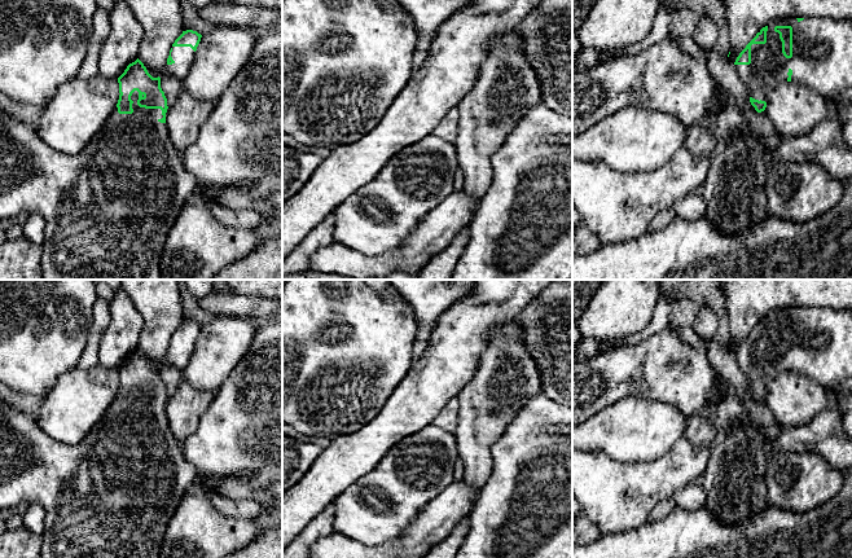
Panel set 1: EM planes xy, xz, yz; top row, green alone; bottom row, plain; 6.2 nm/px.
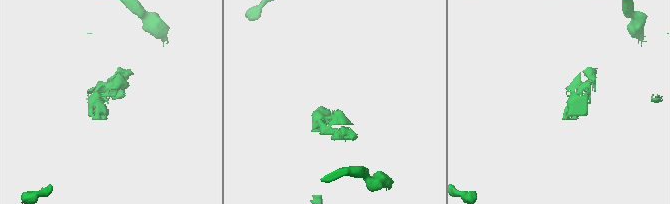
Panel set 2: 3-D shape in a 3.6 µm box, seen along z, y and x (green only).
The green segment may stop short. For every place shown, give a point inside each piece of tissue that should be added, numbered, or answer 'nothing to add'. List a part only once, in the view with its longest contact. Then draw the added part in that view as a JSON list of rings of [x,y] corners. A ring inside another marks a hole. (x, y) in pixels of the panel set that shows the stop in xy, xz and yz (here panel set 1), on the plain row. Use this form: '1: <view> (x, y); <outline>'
1: xy (112, 495); [[[137,381],[132,383],[131,390],[133,391],[132,404],[119,404],[115,396],[104,418],[74,445],[52,439],[31,419],[30,414],[12,408],[0,399],[0,510],[22,504],[44,509],[41,558],[161,558],[161,545],[166,528],[181,498],[197,483],[199,474],[185,458],[181,443],[171,432],[167,414],[159,412],[163,408],[162,400],[140,397]]]

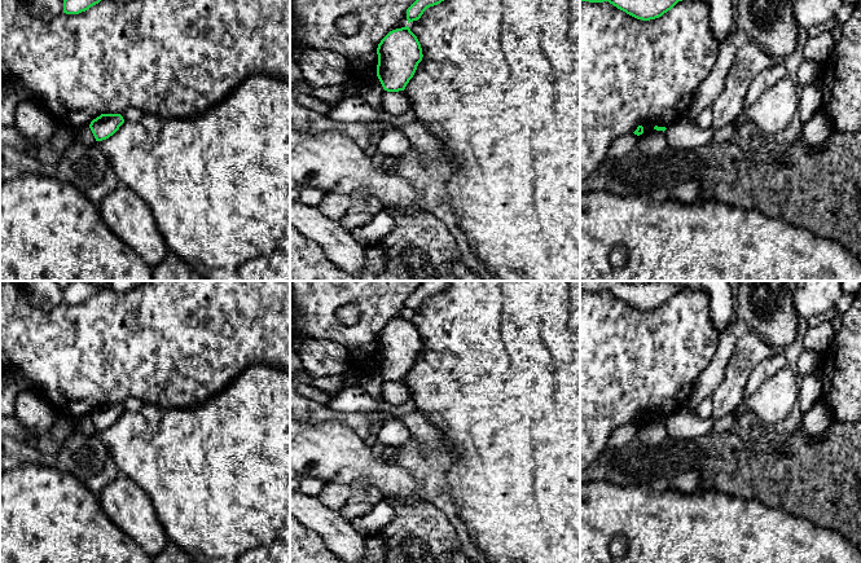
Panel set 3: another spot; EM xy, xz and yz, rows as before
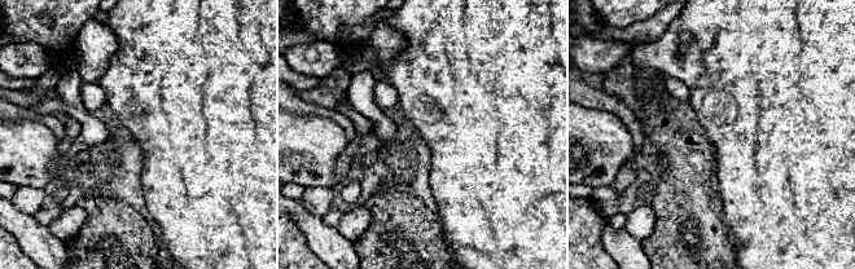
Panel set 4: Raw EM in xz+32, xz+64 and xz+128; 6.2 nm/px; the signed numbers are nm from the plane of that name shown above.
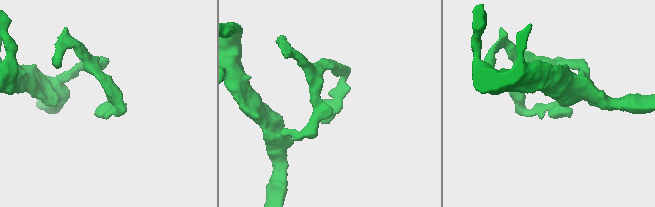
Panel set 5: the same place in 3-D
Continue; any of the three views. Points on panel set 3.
nothing to add

